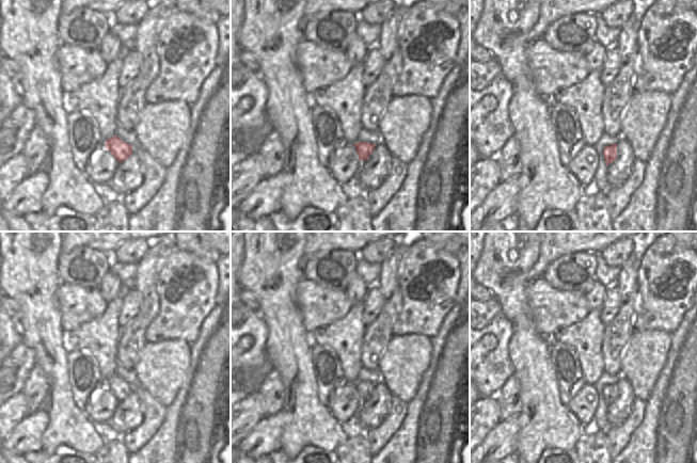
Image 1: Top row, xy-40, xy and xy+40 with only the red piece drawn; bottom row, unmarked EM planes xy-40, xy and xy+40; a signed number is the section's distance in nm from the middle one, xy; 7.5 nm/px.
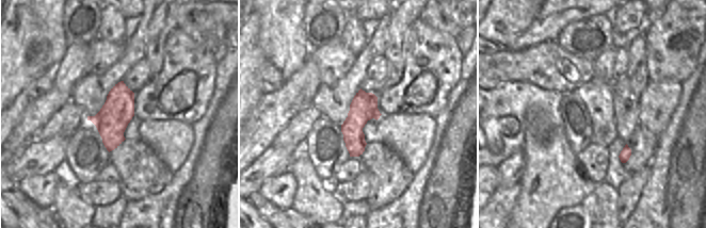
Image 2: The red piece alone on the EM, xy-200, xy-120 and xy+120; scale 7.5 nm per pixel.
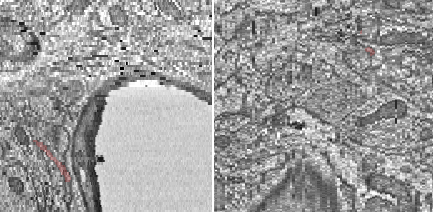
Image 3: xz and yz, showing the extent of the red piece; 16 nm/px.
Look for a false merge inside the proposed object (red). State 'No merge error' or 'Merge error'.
No merge error

